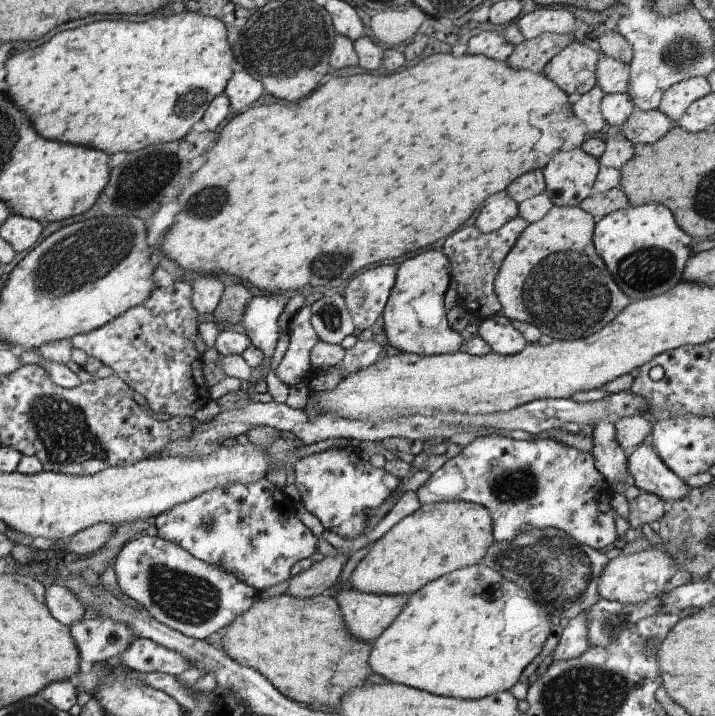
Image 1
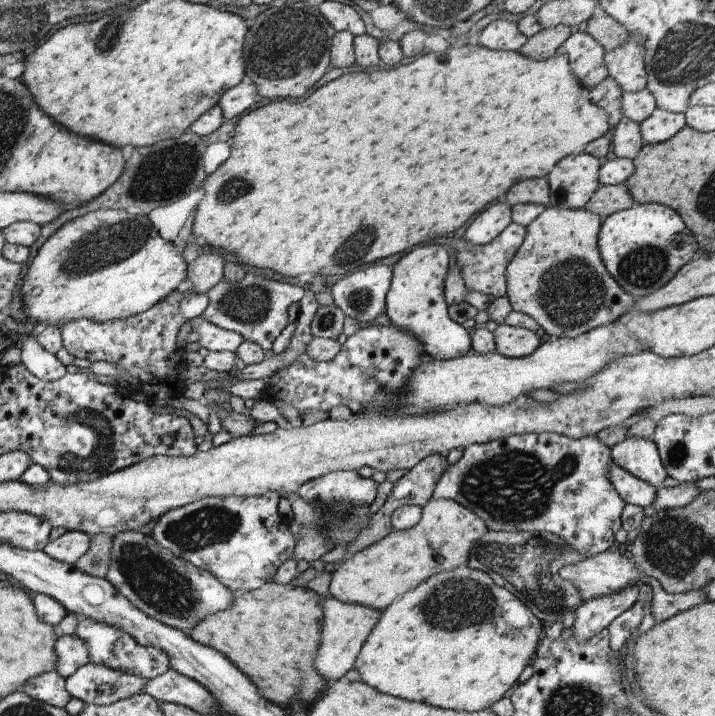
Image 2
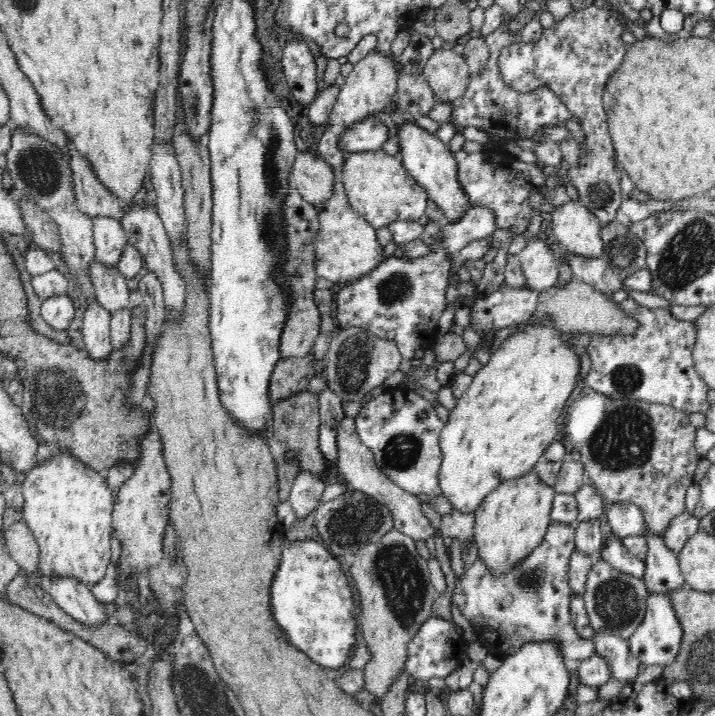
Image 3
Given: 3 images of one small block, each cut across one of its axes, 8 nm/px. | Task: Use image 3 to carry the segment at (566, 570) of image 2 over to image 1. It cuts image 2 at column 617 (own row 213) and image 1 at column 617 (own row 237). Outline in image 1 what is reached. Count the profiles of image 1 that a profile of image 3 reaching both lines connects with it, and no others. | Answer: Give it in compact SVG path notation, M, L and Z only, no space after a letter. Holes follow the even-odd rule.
M647 548L635 554L617 554L605 564L599 580L597 580L597 592L601 599L620 602L623 604L635 604L645 602L651 598L658 598L663 593L663 586L669 582L669 578L679 570L671 556L663 550Z

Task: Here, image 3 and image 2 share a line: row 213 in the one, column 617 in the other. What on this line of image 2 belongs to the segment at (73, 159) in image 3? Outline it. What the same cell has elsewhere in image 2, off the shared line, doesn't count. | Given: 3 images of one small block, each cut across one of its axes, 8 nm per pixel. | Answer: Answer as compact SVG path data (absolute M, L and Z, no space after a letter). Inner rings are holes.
M605 77L588 91L591 104L595 104L597 108L601 108L605 112L607 124L609 124L609 128L613 128L623 116L621 114L622 90L617 86L617 82Z

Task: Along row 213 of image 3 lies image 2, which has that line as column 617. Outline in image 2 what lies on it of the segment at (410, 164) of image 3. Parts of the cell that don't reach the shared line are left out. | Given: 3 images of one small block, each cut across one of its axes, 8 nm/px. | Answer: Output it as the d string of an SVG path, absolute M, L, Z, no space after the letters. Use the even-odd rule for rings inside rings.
M625 437L610 448L610 454L617 467L653 488L661 487L667 477L650 439Z

